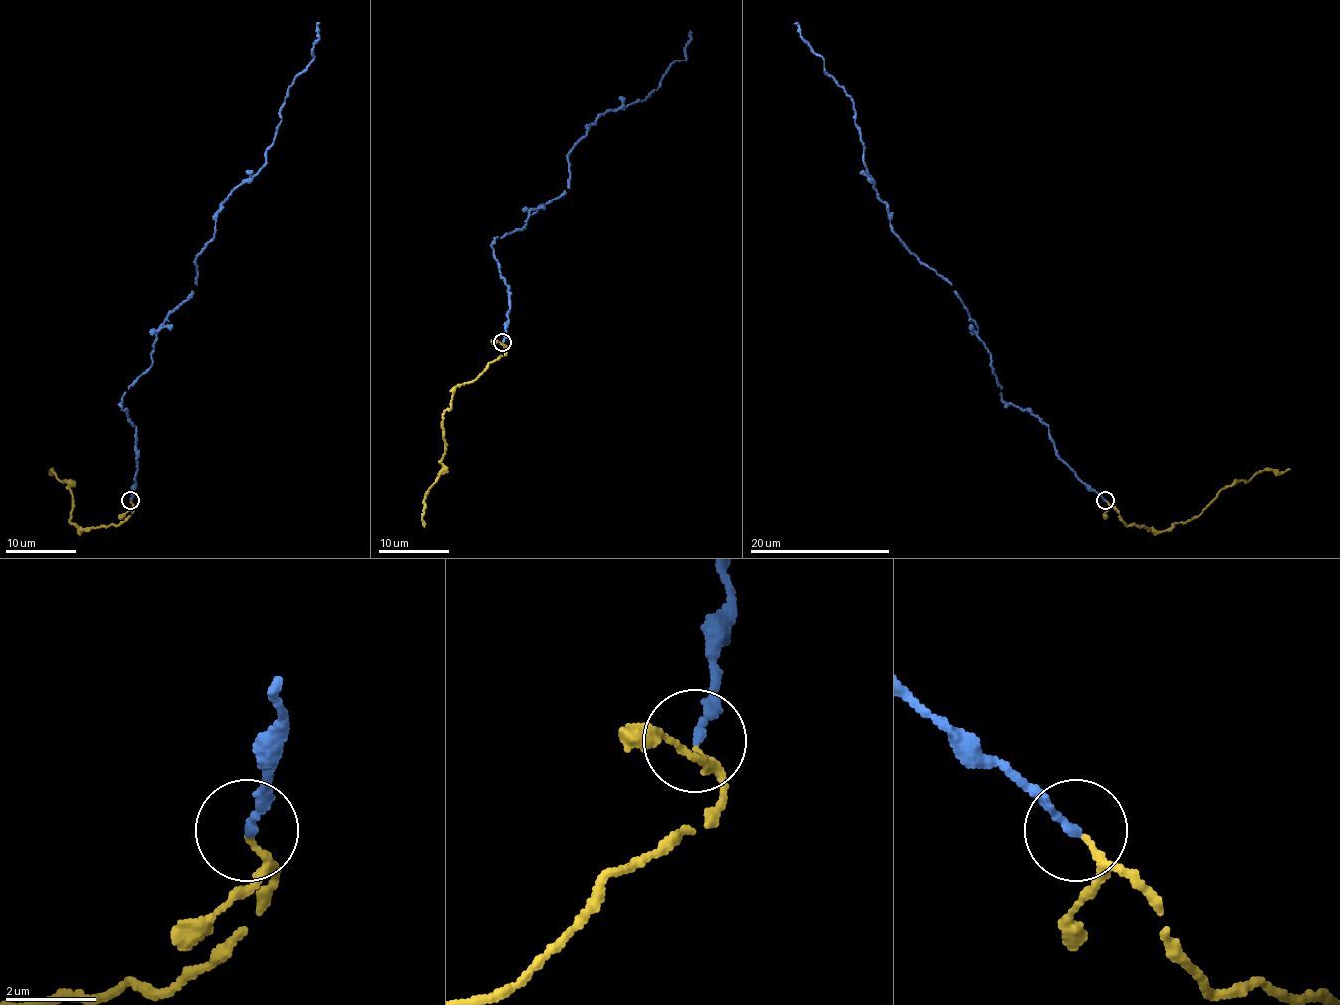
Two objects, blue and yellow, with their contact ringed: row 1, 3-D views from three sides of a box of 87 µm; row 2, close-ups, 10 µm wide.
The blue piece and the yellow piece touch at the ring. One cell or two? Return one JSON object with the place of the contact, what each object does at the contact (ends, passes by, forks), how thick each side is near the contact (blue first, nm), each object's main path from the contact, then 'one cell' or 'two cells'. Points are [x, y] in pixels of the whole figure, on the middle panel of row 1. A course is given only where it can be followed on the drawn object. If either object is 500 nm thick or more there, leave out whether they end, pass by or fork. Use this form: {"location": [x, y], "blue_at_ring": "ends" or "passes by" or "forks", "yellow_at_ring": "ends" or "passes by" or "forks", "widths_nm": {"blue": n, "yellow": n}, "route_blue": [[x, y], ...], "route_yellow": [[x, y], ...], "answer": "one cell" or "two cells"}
{"location": [502, 342], "blue_at_ring": "ends", "yellow_at_ring": "passes by", "widths_nm": {"blue": 180, "yellow": 110}, "route_blue": [[502, 341], [509, 285], [491, 243], [569, 188], [567, 155], [586, 129], [653, 92], [687, 58], [688, 32]], "route_yellow": [[502, 343], [507, 350], [474, 380], [454, 389], [451, 407], [442, 415], [442, 472], [425, 494], [425, 526]], "answer": "one cell"}

